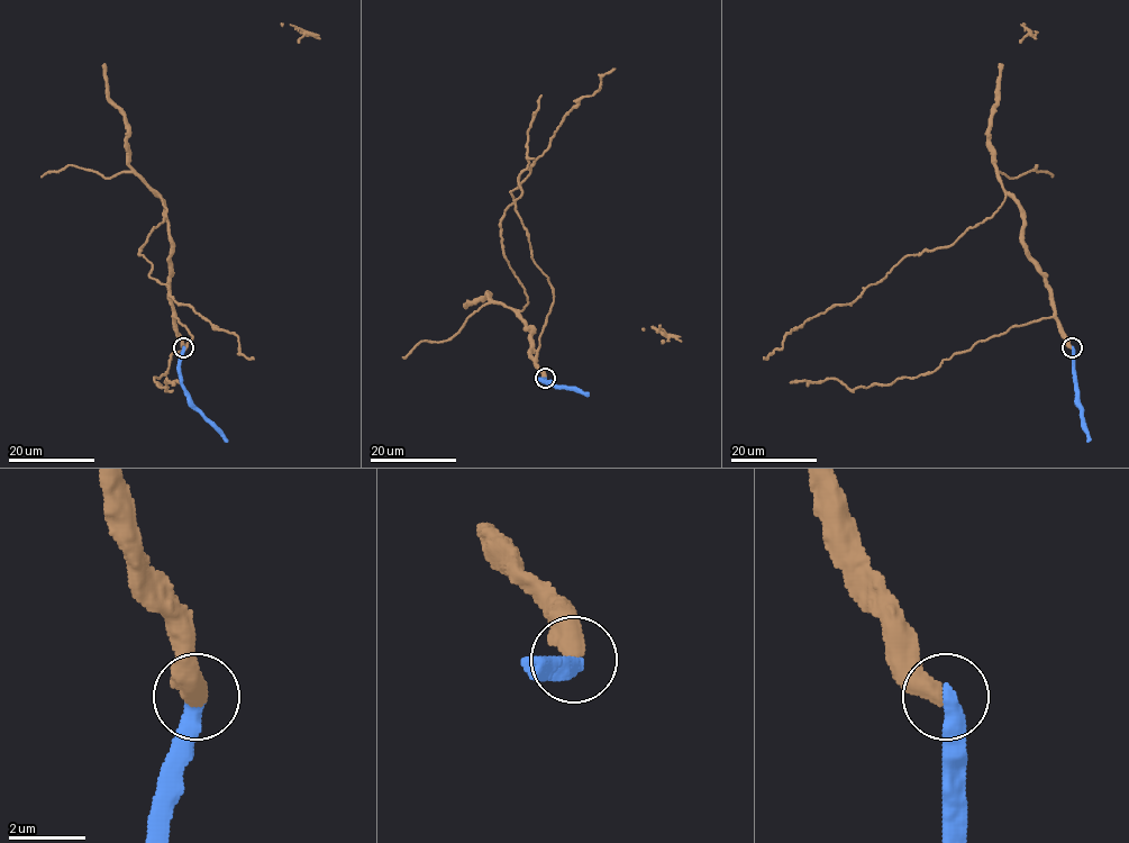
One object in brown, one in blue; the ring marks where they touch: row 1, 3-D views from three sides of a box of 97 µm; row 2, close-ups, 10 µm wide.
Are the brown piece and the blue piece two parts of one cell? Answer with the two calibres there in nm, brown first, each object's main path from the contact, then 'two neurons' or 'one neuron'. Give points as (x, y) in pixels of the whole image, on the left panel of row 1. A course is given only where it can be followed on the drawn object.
550 nm thick on the brown side, 480 nm on the other; brown runs (183, 347), (157, 195), (166, 216), (139, 250), (149, 275), (254, 359); blue runs (183, 347), (181, 386), (191, 404), (227, 442); one neuron

